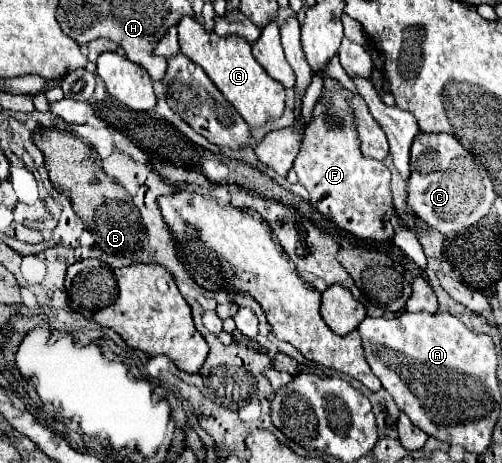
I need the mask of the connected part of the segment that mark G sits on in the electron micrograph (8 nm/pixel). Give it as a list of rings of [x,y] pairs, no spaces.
[[[183,16],[177,24],[179,30],[179,46],[181,54],[199,64],[211,82],[219,88],[219,92],[233,104],[233,108],[243,116],[243,120],[251,128],[263,126],[267,120],[279,118],[285,110],[285,88],[271,80],[267,72],[257,64],[251,54],[251,44],[241,36],[221,38],[215,32],[205,32],[203,26],[191,18]]]

